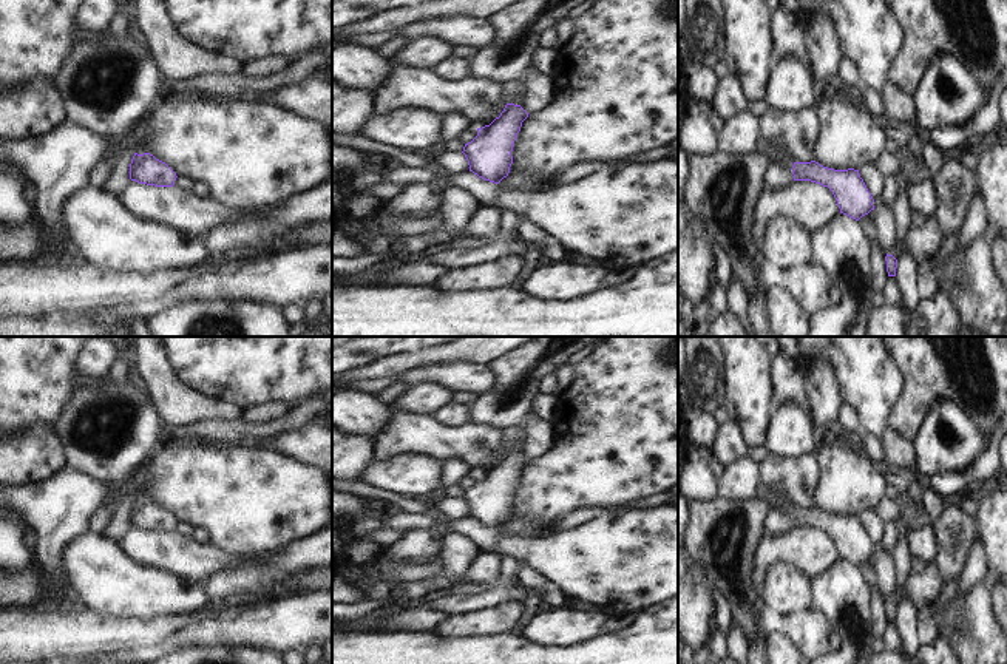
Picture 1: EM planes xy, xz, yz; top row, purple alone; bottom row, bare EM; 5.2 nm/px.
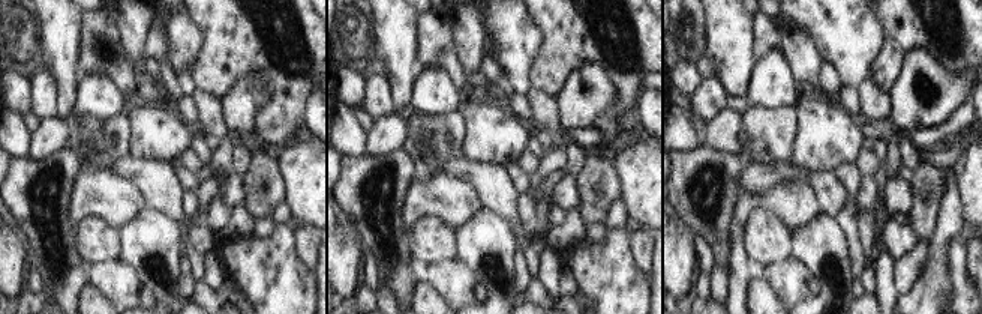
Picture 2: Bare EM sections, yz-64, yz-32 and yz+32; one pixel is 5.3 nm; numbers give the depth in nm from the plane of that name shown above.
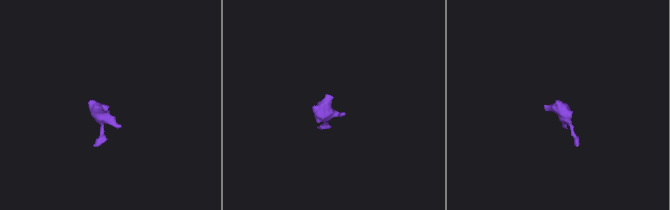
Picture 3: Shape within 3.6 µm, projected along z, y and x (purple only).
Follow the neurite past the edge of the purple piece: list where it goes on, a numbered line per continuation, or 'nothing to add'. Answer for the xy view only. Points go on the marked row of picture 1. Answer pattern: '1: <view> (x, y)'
nothing to add

